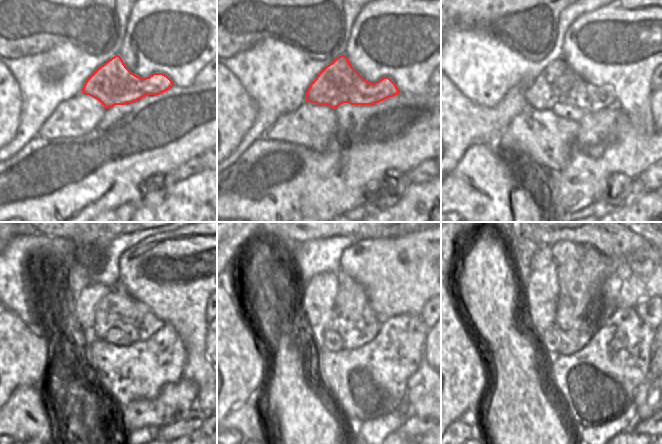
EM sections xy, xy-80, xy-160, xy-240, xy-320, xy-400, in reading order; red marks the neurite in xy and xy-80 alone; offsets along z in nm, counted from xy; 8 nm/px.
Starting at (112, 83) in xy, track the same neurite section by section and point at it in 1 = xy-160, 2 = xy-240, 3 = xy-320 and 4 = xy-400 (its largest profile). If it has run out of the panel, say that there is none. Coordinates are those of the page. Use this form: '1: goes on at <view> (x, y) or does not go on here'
1: goes on at xy-160 (558, 83)
2: goes on at xy-240 (118, 309)
3: goes on at xy-320 (354, 334)
4: goes on at xy-400 (570, 342)

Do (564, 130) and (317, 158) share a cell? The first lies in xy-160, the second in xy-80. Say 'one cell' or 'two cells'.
two cells

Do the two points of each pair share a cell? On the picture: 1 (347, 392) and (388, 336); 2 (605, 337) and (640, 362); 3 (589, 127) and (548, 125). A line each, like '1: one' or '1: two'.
1: one
2: one
3: two

